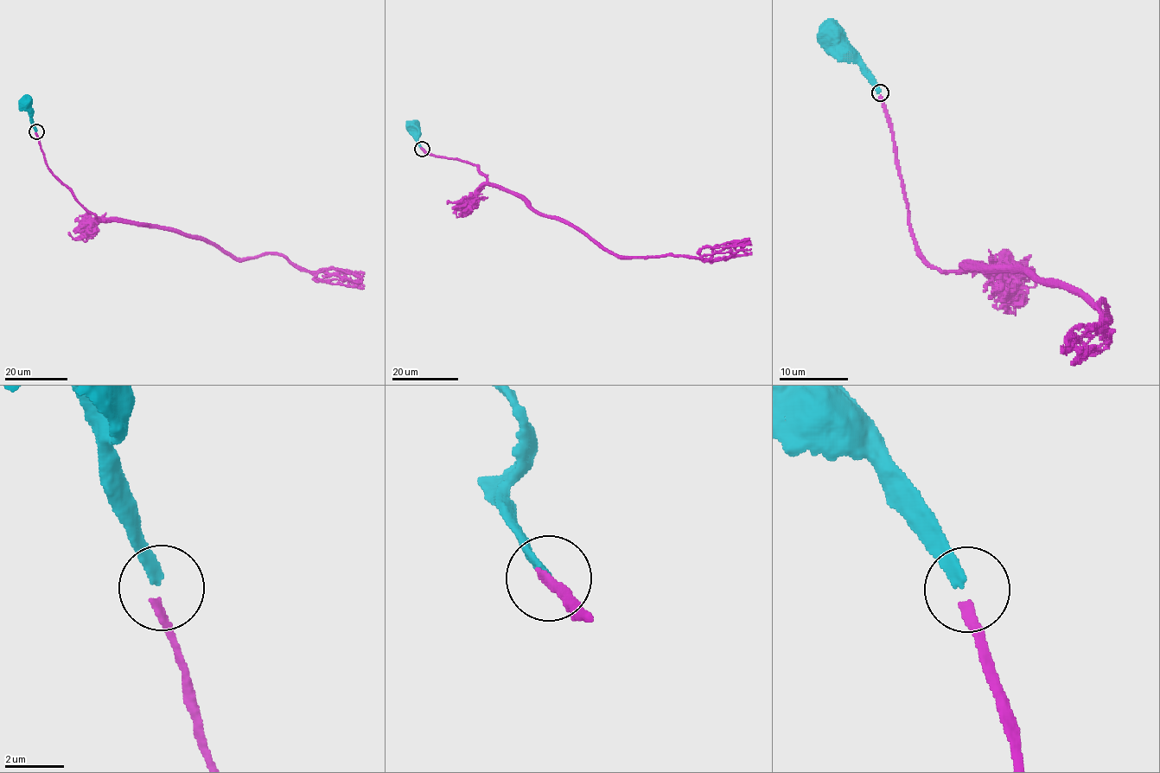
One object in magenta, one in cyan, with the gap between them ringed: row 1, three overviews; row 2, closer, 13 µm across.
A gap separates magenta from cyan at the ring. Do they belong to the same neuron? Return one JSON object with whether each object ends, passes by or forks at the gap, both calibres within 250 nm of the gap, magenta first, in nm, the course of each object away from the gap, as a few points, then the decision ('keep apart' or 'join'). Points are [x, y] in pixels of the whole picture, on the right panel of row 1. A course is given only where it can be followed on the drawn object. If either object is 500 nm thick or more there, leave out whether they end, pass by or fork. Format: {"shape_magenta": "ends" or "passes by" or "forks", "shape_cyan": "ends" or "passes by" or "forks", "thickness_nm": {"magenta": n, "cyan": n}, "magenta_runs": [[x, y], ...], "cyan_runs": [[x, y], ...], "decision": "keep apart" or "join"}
{"shape_magenta": "ends", "shape_cyan": "ends", "thickness_nm": {"magenta": 320, "cyan": 340}, "magenta_runs": [[880, 95], [920, 257], [944, 272], [1019, 266], [1078, 292], [1105, 317], [1102, 300], [1105, 341], [1071, 364]], "cyan_runs": [[878, 93], [878, 86], [870, 71], [831, 35]], "decision": "keep apart"}

